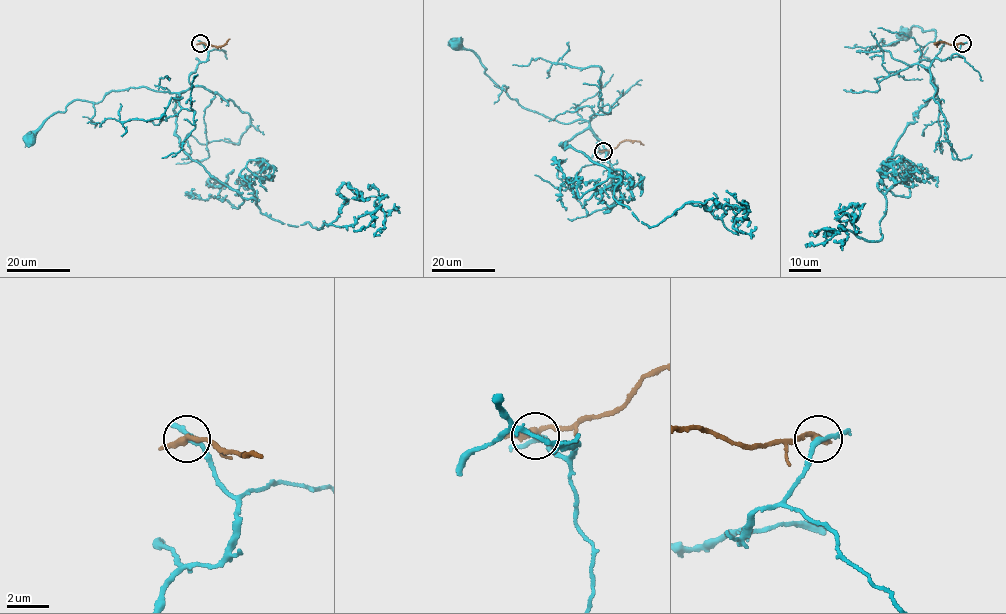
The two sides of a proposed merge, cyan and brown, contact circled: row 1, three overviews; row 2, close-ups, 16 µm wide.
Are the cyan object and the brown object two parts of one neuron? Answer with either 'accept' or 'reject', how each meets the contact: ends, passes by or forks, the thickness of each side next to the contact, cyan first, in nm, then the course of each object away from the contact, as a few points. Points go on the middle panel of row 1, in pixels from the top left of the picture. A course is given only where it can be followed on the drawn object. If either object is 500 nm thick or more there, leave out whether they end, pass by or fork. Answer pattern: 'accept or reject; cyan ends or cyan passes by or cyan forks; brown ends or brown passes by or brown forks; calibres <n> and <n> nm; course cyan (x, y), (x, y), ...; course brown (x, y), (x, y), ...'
reject; cyan passes by; brown passes by; calibres 240 and 280 nm; course cyan (603, 151), (609, 152), (599, 148), (586, 121), (565, 124), (523, 108), (485, 73), (477, 54), (456, 44); course brown (603, 151), (626, 140), (643, 145)

